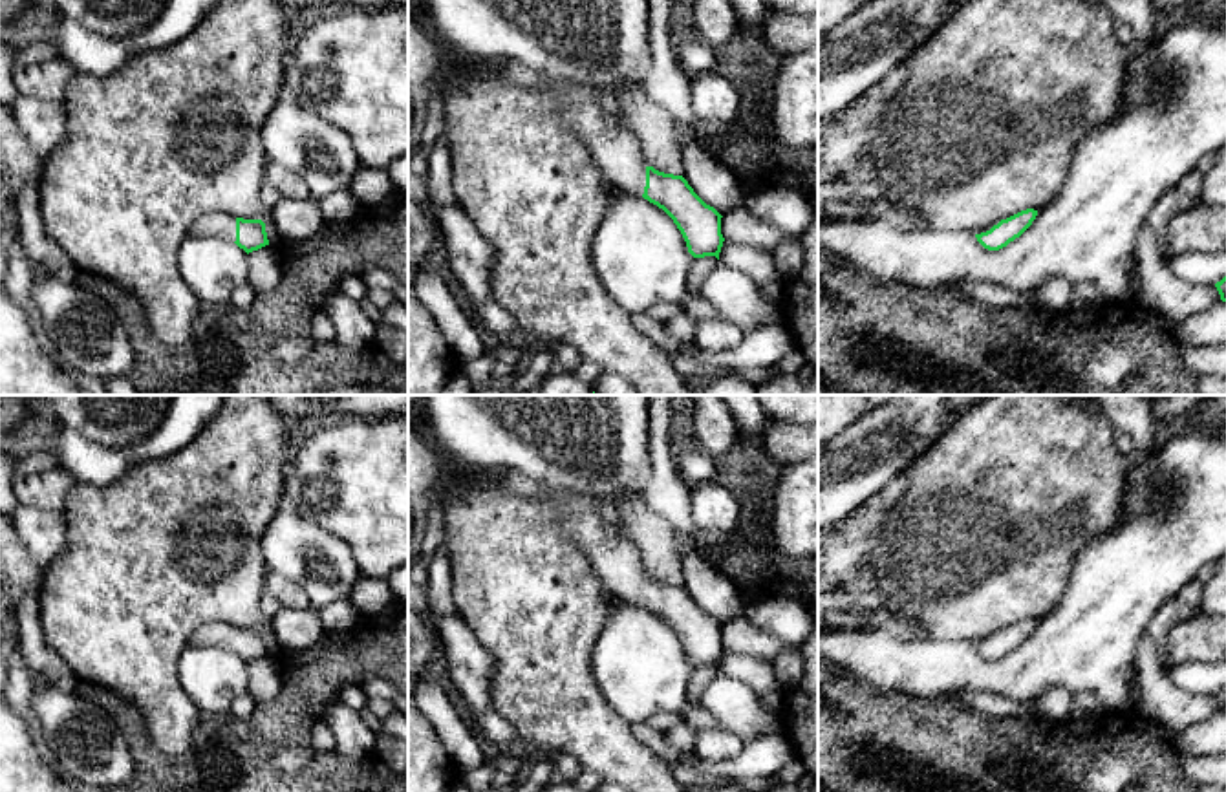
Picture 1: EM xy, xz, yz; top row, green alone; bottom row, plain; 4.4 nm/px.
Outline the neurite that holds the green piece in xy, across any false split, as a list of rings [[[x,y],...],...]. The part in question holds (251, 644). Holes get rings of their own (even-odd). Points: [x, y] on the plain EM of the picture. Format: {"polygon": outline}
{"polygon": [[[209,622],[199,626],[188,644],[220,646],[234,651],[247,664],[269,655],[265,633],[262,629],[243,629],[227,622]]]}

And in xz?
{"polygon": [[[593,510],[565,514],[558,527],[587,554],[602,583],[618,600],[648,609],[673,629],[694,668],[719,669],[725,651],[723,626],[706,615],[683,585],[648,576],[639,549]]]}

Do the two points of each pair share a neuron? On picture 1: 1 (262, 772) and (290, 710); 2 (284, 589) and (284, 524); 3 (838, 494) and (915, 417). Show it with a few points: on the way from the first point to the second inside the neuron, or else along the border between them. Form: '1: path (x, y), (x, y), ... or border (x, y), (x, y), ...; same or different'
1: path (262, 758), (262, 738), (275, 725); same
2: border (280, 573), (293, 580), (311, 604); different
3: path (857, 476), (897, 436); same

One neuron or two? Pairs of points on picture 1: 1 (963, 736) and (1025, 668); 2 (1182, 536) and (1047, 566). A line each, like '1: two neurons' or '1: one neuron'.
1: two neurons
2: two neurons

